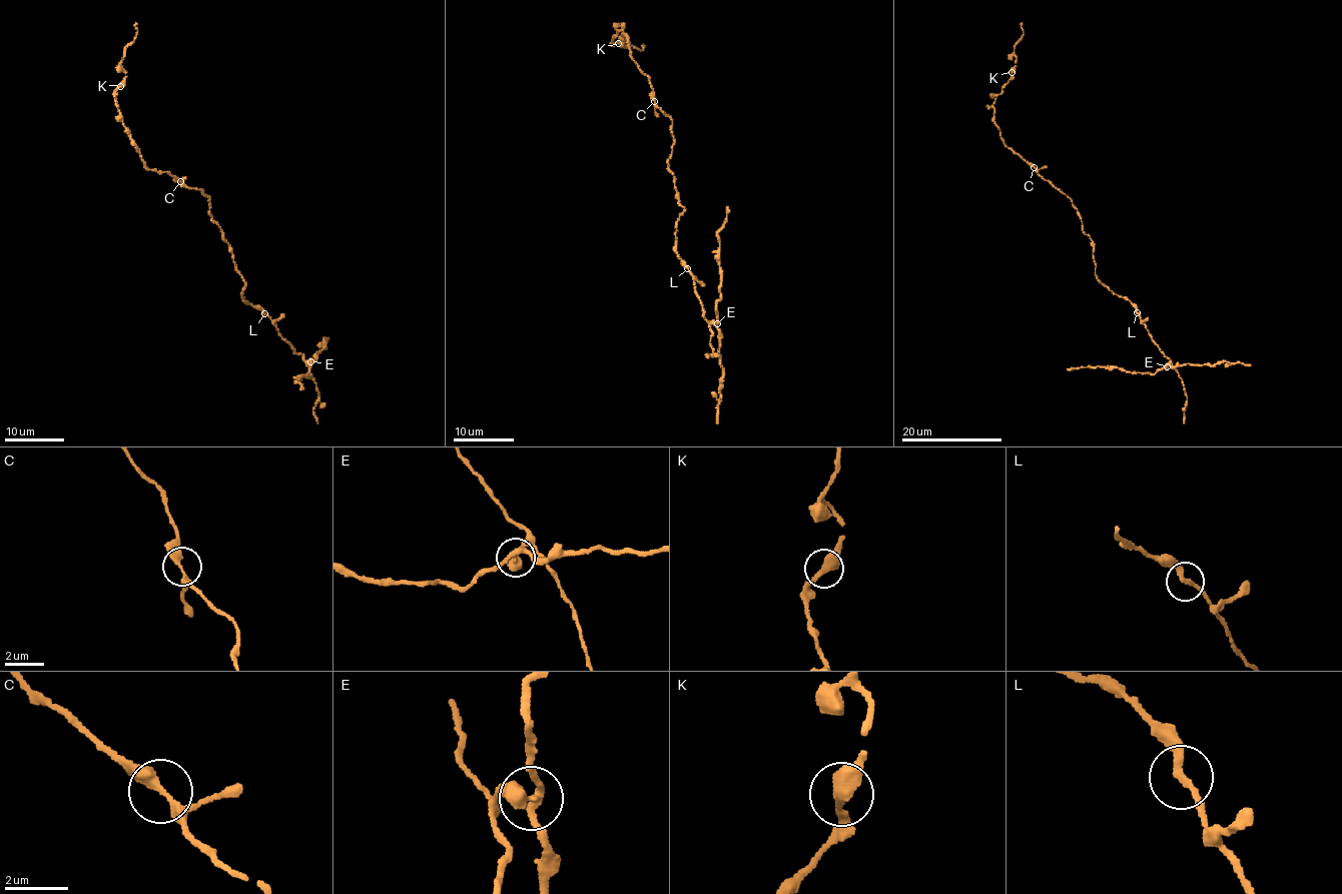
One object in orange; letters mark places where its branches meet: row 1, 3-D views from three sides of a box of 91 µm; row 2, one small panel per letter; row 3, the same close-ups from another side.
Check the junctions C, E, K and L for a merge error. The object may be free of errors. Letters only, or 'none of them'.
E

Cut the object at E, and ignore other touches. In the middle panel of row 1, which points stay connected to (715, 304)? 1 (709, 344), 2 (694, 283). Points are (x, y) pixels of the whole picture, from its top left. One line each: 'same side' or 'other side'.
1: other side
2: other side

